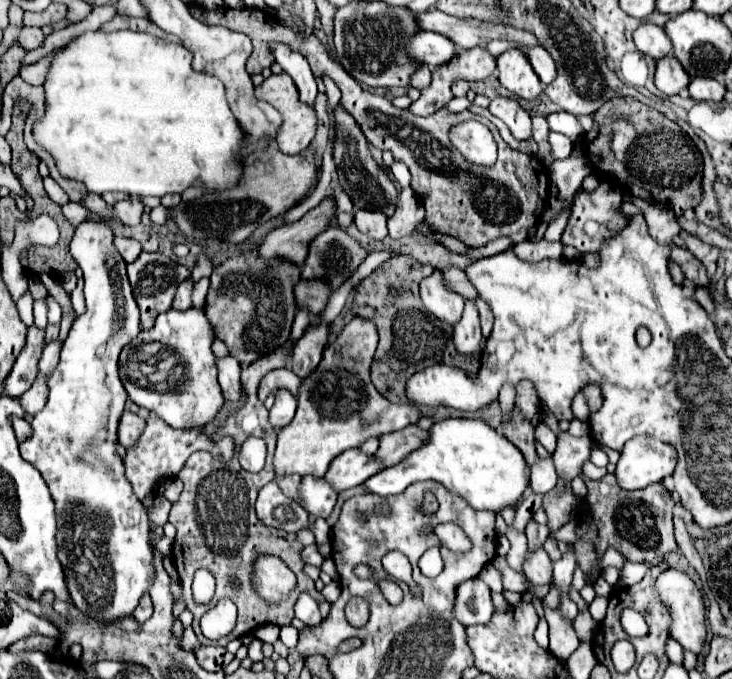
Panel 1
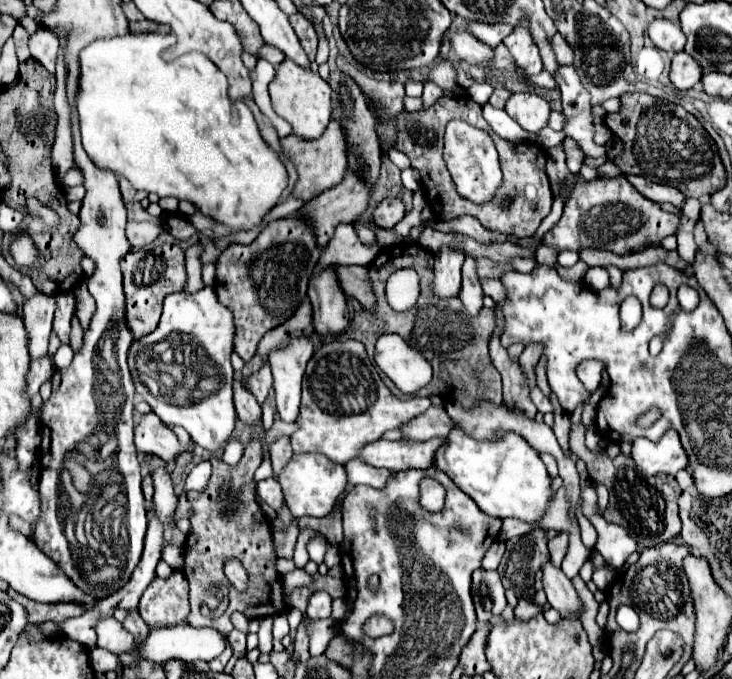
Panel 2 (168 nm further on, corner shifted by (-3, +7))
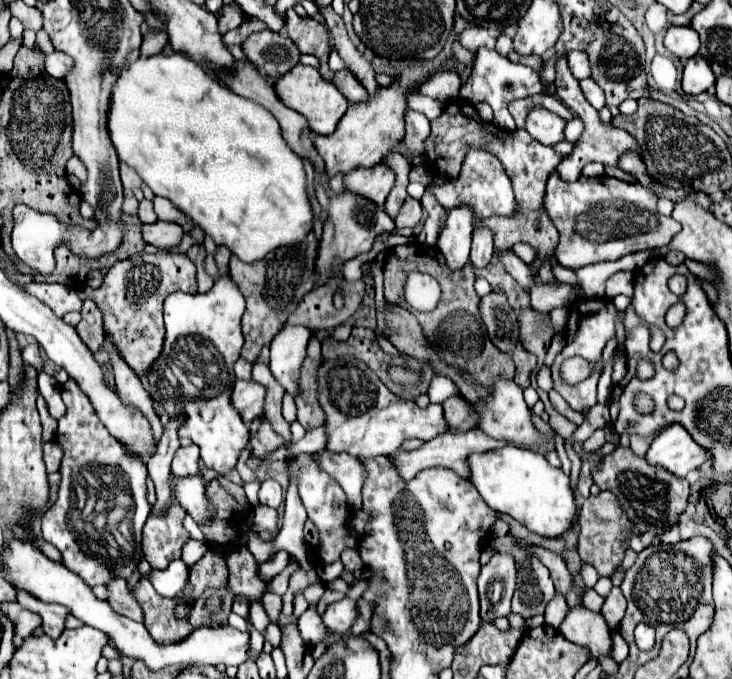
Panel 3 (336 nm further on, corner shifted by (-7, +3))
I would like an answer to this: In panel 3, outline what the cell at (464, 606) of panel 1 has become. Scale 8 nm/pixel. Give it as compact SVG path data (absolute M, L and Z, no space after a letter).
M495 553L487 565L481 567L477 579L481 619L493 621L511 613L511 597L517 587L517 565L513 555Z

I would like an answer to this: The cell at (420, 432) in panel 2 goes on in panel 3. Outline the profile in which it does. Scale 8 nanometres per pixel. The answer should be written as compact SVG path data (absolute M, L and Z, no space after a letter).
M453 395L443 403L445 409L445 419L449 419L449 425L453 425L453 431L465 431L473 429L477 425L477 415L469 409L471 405L461 397Z

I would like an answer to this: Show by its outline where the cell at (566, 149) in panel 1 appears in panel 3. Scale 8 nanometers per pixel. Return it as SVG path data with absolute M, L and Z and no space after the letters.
M583 79L581 81L581 89L585 93L585 99L595 107L595 109L601 109L605 105L605 95L603 95L603 89L593 81L593 79Z

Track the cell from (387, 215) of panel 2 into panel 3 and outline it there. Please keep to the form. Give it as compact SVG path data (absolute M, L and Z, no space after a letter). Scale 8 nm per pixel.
M407 197L397 219L395 219L395 227L397 229L403 229L403 227L415 227L423 217L423 209L421 209L421 203L413 197Z

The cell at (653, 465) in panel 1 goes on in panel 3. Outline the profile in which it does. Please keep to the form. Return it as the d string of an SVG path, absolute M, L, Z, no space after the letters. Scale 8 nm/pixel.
M679 423L667 427L647 451L647 461L651 465L661 465L677 477L685 477L691 469L701 467L709 459L711 453L697 445L689 431Z

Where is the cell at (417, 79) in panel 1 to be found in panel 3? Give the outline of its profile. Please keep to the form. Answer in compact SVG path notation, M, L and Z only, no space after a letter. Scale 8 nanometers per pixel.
M437 71L435 75L431 75L429 81L425 81L421 85L421 93L437 99L441 103L447 103L447 101L453 101L459 97L459 87L461 87L461 79L457 73Z

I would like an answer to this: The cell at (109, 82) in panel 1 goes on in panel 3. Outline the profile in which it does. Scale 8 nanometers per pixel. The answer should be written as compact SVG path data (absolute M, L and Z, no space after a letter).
M153 55L149 59L139 59L121 71L121 77L119 77L119 81L113 89L113 97L111 97L109 137L117 149L119 159L125 161L127 165L131 165L155 195L169 199L183 215L187 215L197 227L201 227L215 241L217 247L225 245L233 255L237 255L245 263L261 261L267 253L271 253L279 247L299 245L313 231L313 207L311 207L311 201L307 195L307 173L303 167L303 159L297 157L297 153L293 153L293 149L283 139L277 119L267 109L257 105L255 101L249 101L249 99L229 91L215 77L207 75L195 61L185 59L183 55L169 55L169 57Z

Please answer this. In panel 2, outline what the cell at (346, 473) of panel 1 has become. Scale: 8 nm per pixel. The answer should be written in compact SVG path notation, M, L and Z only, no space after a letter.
M377 439L373 443L367 443L359 449L359 455L357 459L367 463L367 465L373 465L373 467L385 467L385 469L391 469L391 471L407 471L407 469L427 469L431 467L429 461L433 461L433 455L435 455L435 449L439 445L443 445L445 439L429 439L429 441L423 441L423 443L417 443L417 441L385 441L385 439Z

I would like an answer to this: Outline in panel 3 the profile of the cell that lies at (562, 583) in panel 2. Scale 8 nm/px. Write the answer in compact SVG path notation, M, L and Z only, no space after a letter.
M585 605L571 607L561 629L563 637L571 643L585 647L589 651L589 661L599 661L611 655L611 631L601 613L589 611Z

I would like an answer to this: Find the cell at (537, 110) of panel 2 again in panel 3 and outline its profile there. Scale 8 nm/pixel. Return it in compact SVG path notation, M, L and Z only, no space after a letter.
M533 109L533 113L529 113L527 117L525 129L529 131L531 137L541 141L543 145L555 145L563 141L565 121L559 115L549 113L547 109Z

